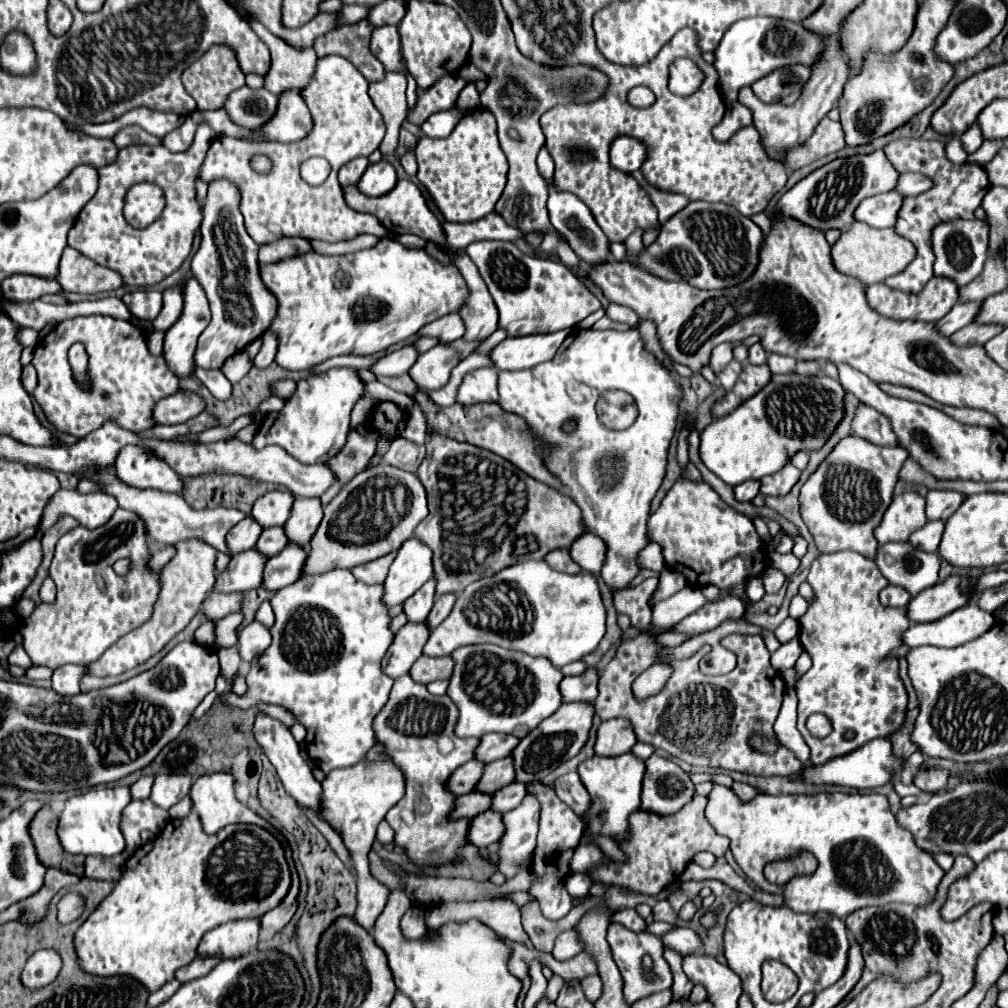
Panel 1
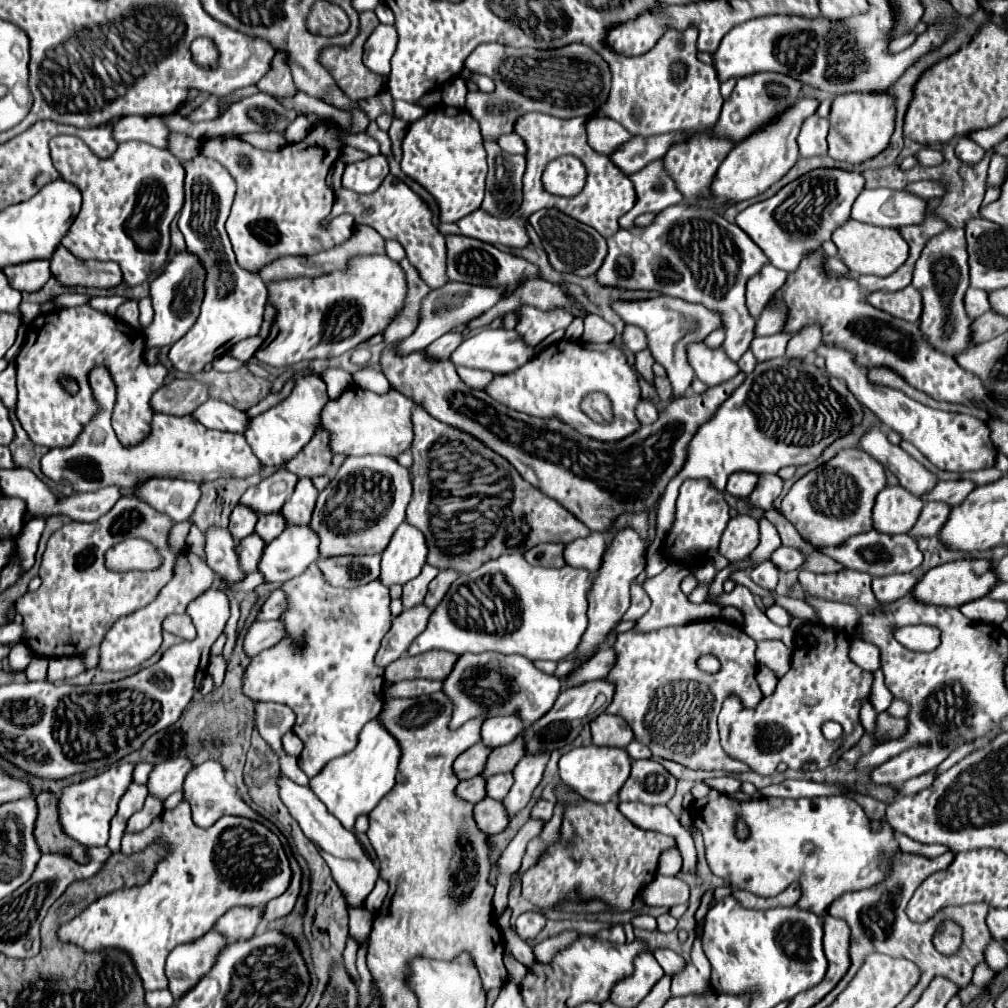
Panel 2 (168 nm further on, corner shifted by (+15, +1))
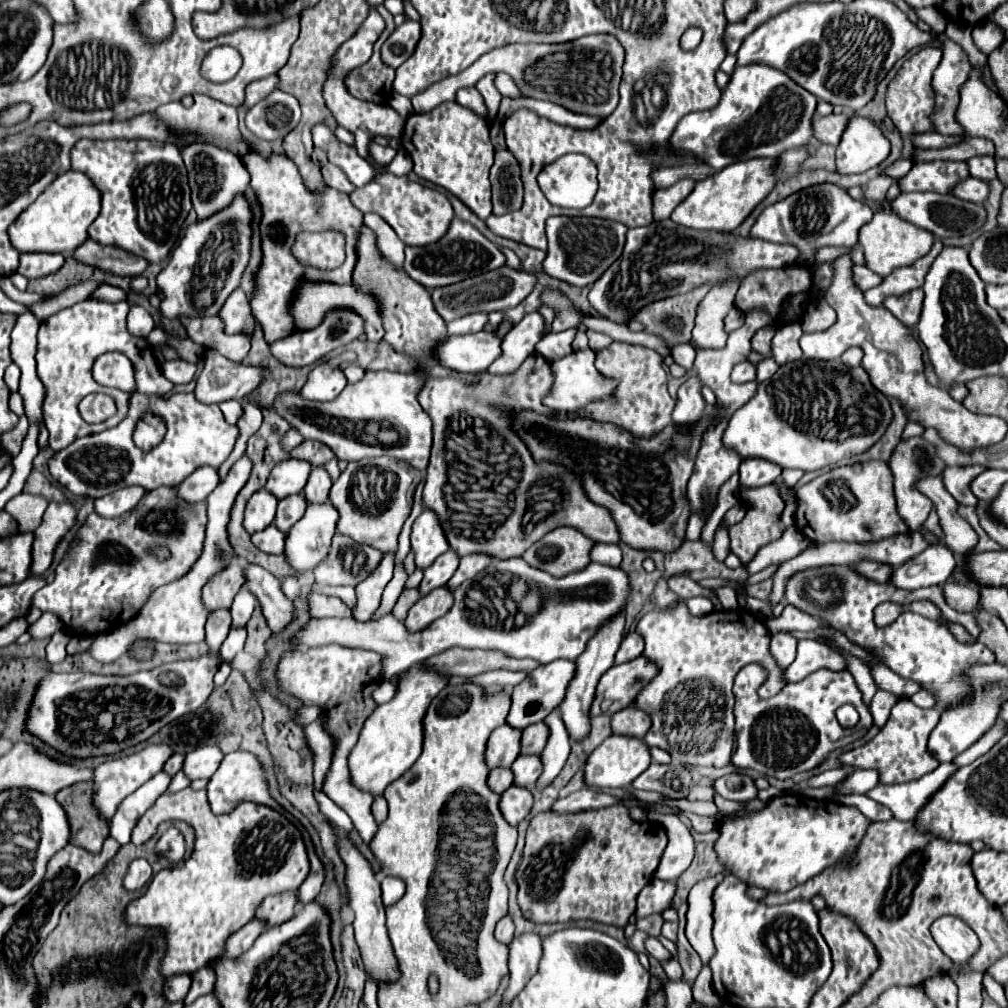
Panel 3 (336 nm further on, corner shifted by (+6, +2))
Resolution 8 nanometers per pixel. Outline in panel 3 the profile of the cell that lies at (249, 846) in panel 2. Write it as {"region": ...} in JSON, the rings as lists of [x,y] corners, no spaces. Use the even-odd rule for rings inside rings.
{"region":[[[190,787],[178,791],[176,795],[164,793],[162,797],[158,797],[158,801],[136,823],[132,831],[132,843],[142,845],[154,835],[156,827],[162,821],[172,821],[172,819],[188,821],[188,825],[196,833],[194,851],[190,859],[186,859],[178,867],[162,869],[160,873],[156,873],[148,885],[148,891],[142,897],[130,901],[128,907],[124,909],[126,925],[162,929],[166,933],[166,955],[160,961],[160,973],[164,979],[184,973],[192,975],[200,967],[210,965],[210,961],[214,961],[218,953],[222,953],[226,937],[238,931],[254,917],[254,909],[264,901],[264,897],[296,891],[306,879],[310,869],[302,835],[284,815],[254,803],[238,805],[232,813],[226,815],[214,815],[208,807],[206,791],[192,791]]]}

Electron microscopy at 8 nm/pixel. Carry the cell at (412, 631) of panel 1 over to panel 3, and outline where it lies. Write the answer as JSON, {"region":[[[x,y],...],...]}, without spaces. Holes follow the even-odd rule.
{"region":[[[438,587],[438,589],[430,591],[426,597],[420,597],[412,605],[412,609],[408,611],[408,617],[404,621],[406,629],[410,633],[426,629],[432,621],[436,621],[438,617],[446,615],[452,603],[454,603],[454,599],[452,599],[452,593],[448,589]]]}

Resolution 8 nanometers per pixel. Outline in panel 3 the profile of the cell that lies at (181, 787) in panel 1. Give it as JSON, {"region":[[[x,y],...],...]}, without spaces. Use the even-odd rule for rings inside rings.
{"region":[[[200,747],[196,751],[186,753],[182,771],[190,781],[194,779],[210,779],[214,769],[218,769],[218,761],[222,761],[222,753],[218,747]]]}

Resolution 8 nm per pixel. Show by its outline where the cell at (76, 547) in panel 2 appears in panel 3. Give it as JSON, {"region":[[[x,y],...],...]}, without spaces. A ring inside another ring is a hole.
{"region":[[[158,487],[154,491],[146,491],[146,495],[140,499],[140,503],[126,511],[120,517],[106,519],[92,513],[86,523],[76,531],[76,537],[70,541],[62,561],[54,569],[54,581],[44,585],[40,591],[34,593],[32,605],[38,607],[42,613],[54,613],[62,621],[62,629],[68,635],[98,635],[112,631],[138,613],[154,589],[168,585],[176,581],[178,577],[184,577],[192,565],[198,561],[204,549],[204,533],[206,533],[206,503],[202,505],[186,505],[184,501],[178,501],[176,489],[172,487]],[[152,545],[166,545],[172,549],[170,561],[158,563],[154,557],[148,555],[148,549]]]}

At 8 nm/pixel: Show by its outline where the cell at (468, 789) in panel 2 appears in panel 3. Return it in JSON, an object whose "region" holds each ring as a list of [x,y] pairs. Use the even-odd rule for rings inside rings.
{"region":[[[492,769],[488,775],[488,787],[494,793],[504,793],[512,785],[512,773],[510,769]]]}

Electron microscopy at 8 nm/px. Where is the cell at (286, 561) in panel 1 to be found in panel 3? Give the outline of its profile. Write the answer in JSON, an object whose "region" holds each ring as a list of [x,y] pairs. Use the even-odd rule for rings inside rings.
{"region":[[[330,503],[308,505],[304,517],[286,533],[284,557],[296,573],[314,571],[328,555],[338,513]]]}

